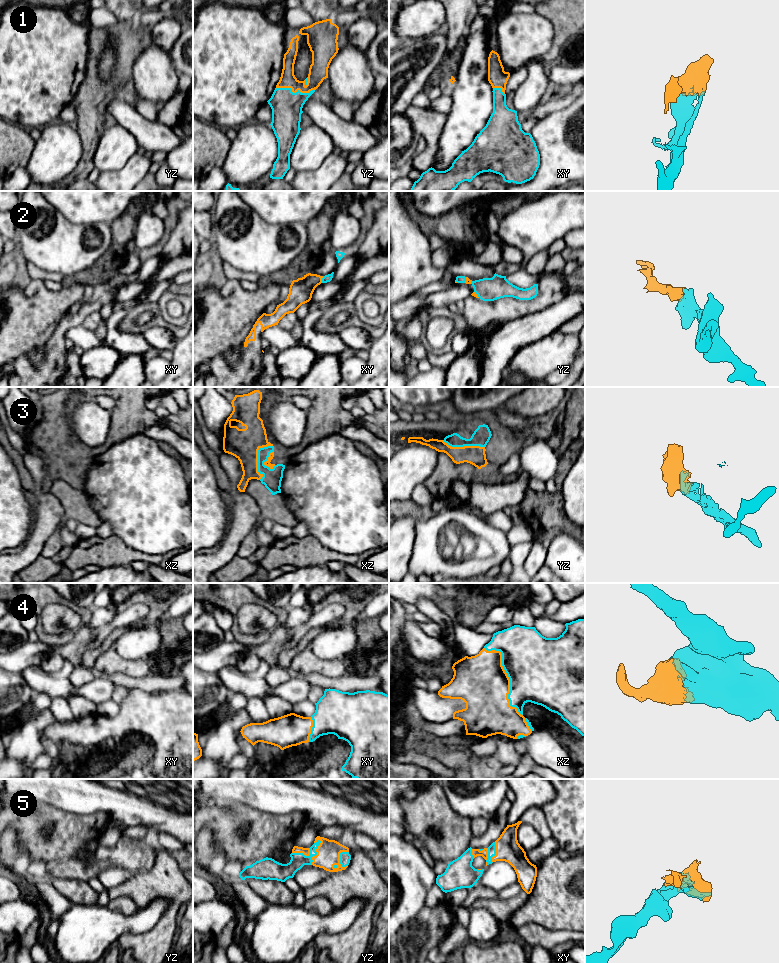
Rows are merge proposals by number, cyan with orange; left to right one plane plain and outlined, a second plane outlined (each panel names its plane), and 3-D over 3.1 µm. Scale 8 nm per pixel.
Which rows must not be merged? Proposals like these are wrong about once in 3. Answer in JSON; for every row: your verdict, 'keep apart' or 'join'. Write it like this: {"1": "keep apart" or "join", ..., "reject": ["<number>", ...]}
{"1": "join", "2": "join", "3": "join", "4": "join", "5": "join", "reject": []}

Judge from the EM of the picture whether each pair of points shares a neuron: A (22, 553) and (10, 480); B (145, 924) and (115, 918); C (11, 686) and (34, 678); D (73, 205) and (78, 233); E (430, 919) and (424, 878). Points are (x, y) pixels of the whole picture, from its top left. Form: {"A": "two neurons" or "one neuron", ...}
{"A": "two neurons", "B": "one neuron", "C": "two neurons", "D": "two neurons", "E": "two neurons"}

